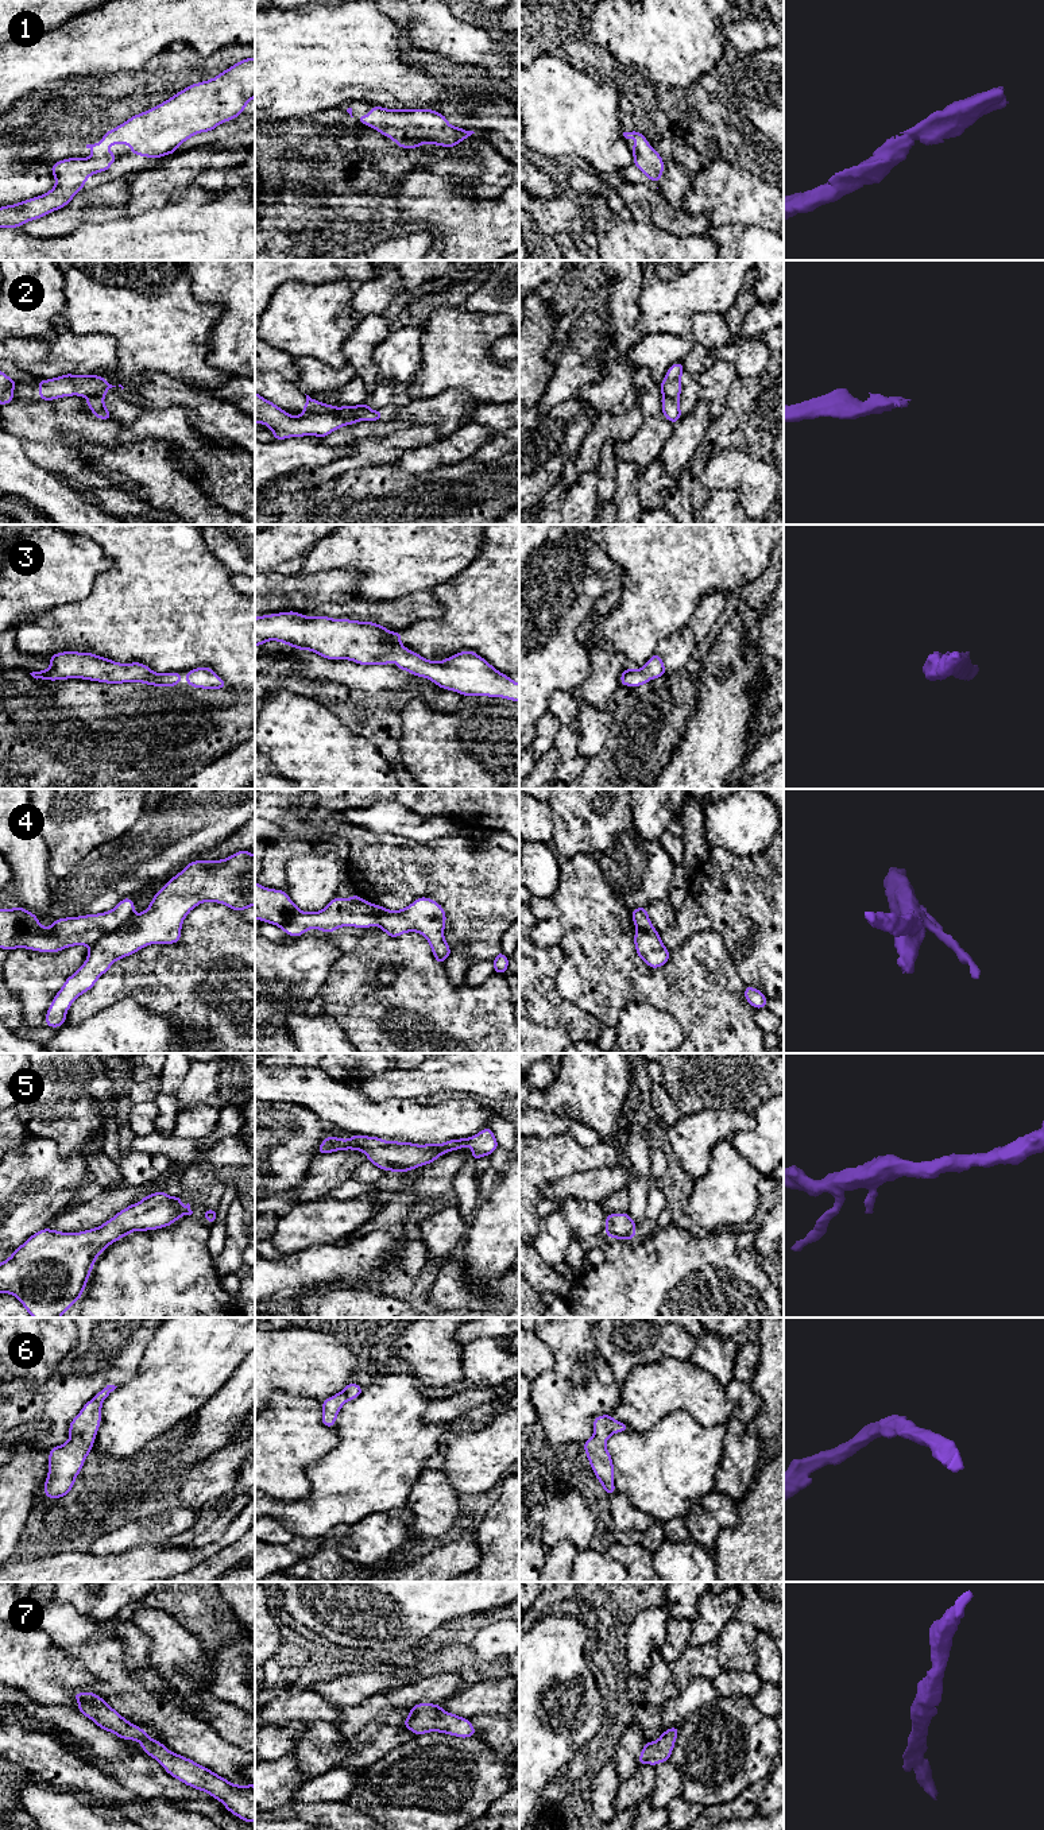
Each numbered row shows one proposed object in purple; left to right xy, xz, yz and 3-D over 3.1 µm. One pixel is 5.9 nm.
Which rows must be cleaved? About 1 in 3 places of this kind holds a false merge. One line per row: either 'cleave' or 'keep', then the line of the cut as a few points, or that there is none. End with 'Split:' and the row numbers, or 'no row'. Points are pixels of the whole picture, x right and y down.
1: keep; no cut
2: cleave; cut in xz along (304, 413), (351, 414), (359, 420)
3: keep; no cut
4: cleave; cut in xy along (134, 914), (116, 929), (104, 933), (88, 946)
5: keep; no cut
6: keep; no cut
7: keep; no cut
Split: 2, 4

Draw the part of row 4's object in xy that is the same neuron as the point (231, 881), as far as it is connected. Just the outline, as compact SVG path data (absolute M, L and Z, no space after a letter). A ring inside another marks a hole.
M241 850L221 860L190 862L155 893L150 906L143 913L134 914L117 931L107 933L88 945L89 953L85 963L65 980L62 988L55 994L46 1013L46 1025L50 1028L62 1026L73 1001L89 991L116 960L127 957L150 944L178 943L185 917L202 902L219 902L236 912L255 906L255 855L248 850Z

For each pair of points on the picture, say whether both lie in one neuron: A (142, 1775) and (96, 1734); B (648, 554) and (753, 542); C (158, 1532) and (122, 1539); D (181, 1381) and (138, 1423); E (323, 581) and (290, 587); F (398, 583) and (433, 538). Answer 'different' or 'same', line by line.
A: same
B: same
C: same
D: same
E: same
F: same

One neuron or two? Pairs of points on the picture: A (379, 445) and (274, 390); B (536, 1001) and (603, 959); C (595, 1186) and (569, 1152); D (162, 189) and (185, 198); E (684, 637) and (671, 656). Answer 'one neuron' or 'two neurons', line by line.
A: two neurons
B: two neurons
C: two neurons
D: two neurons
E: one neuron

